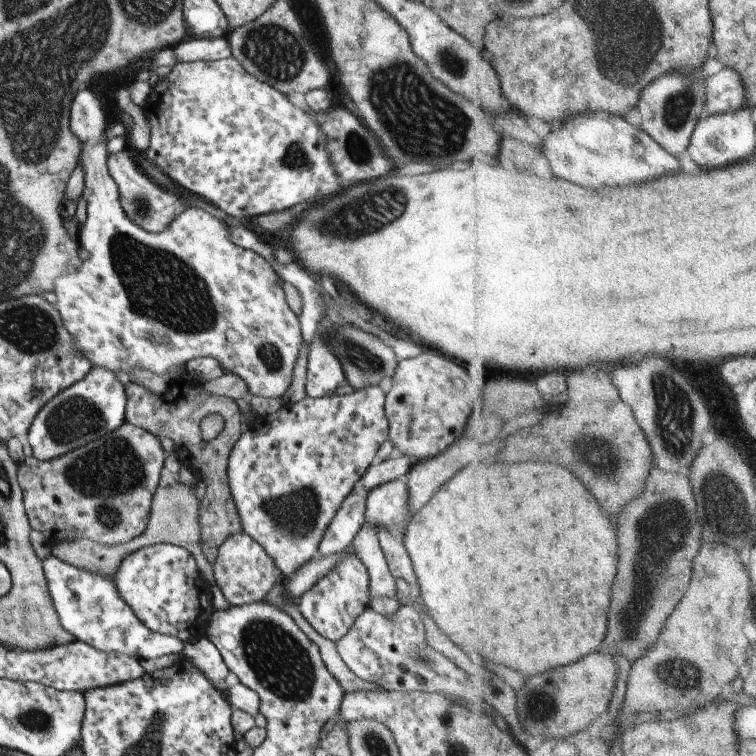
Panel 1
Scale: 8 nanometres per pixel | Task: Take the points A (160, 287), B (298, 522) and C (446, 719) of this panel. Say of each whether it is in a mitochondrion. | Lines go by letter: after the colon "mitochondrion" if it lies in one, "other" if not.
A: mitochondrion
B: mitochondrion
C: other

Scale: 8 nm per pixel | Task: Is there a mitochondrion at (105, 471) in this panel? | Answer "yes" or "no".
yes

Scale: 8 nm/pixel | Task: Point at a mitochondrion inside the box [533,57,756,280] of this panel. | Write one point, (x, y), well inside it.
(678, 106)

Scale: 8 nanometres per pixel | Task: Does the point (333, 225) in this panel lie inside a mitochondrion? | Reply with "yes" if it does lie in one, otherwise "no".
yes

